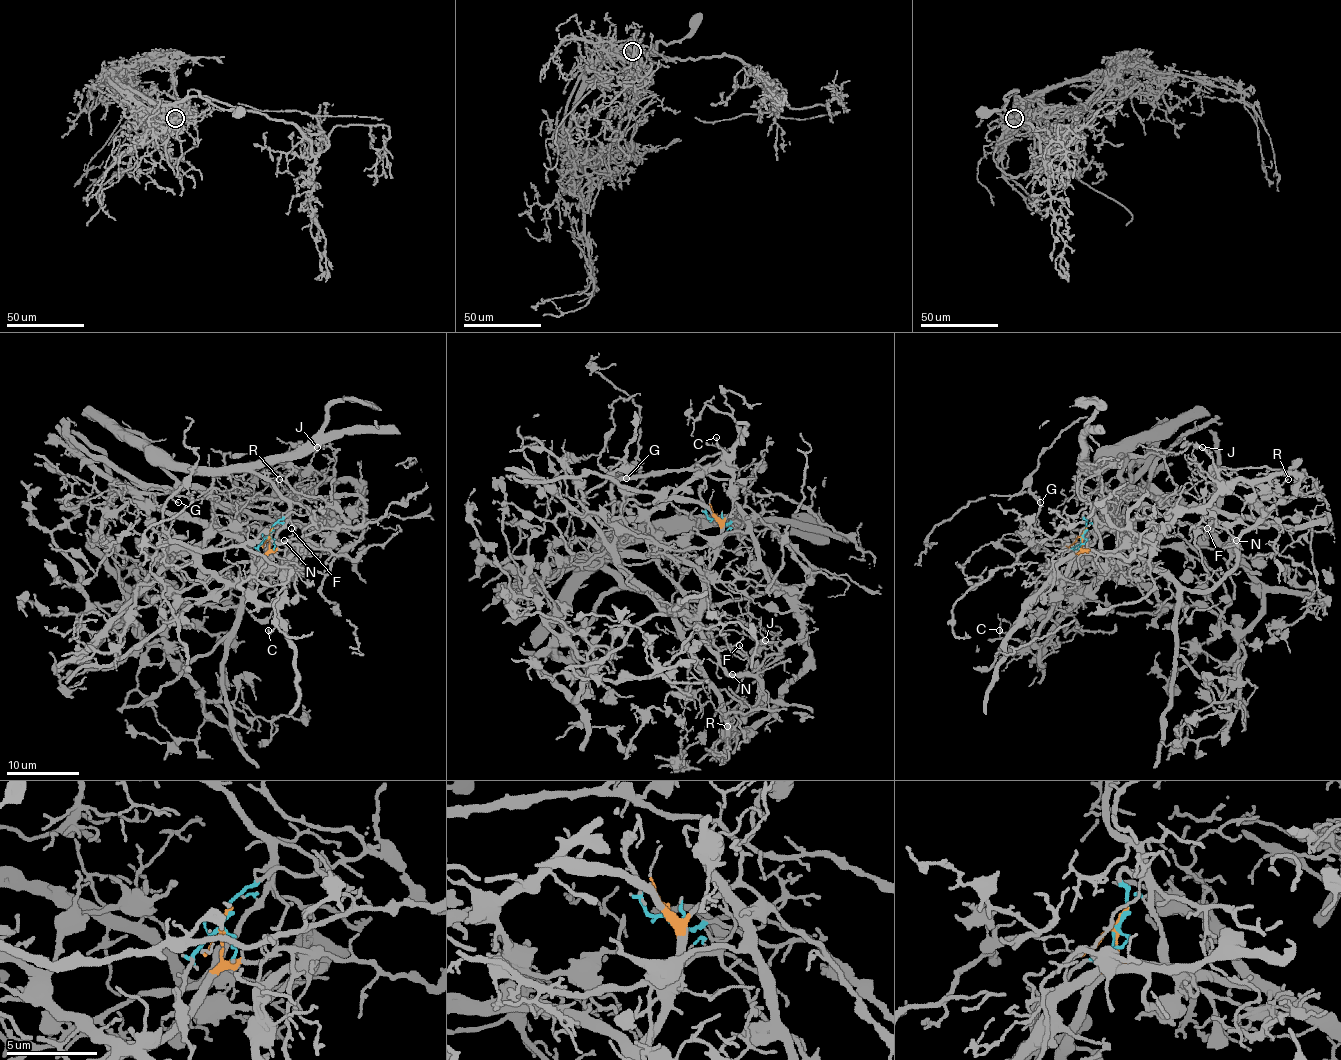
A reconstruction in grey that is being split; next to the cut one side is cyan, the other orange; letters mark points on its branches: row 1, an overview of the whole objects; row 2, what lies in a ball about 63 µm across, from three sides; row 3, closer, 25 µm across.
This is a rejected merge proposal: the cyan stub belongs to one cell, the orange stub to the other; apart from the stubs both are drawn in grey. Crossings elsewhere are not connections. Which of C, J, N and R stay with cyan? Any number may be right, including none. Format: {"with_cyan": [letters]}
{"with_cyan": ["J", "R"]}

